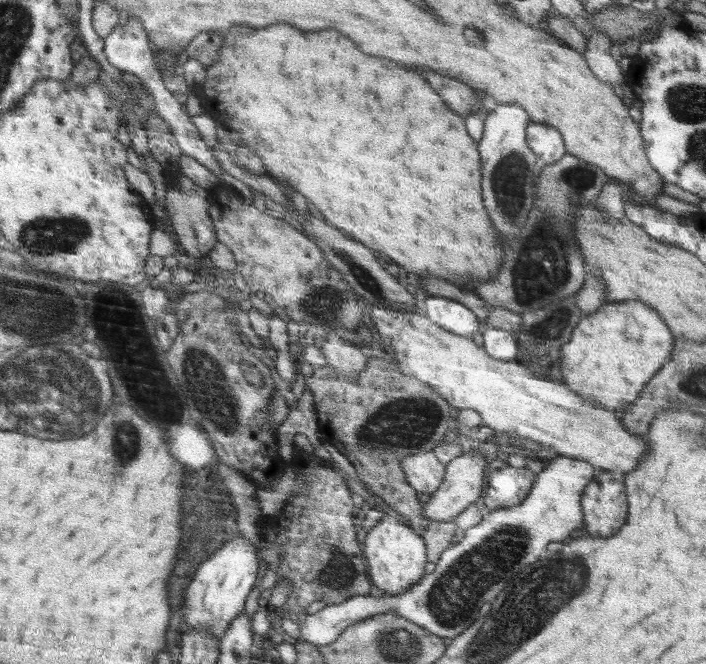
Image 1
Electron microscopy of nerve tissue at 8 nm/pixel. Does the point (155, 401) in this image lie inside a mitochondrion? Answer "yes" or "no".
yes

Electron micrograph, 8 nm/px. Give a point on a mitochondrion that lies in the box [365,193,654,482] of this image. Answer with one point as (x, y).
(548, 326)

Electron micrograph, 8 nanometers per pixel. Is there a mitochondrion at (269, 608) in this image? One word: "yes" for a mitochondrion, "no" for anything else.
no

